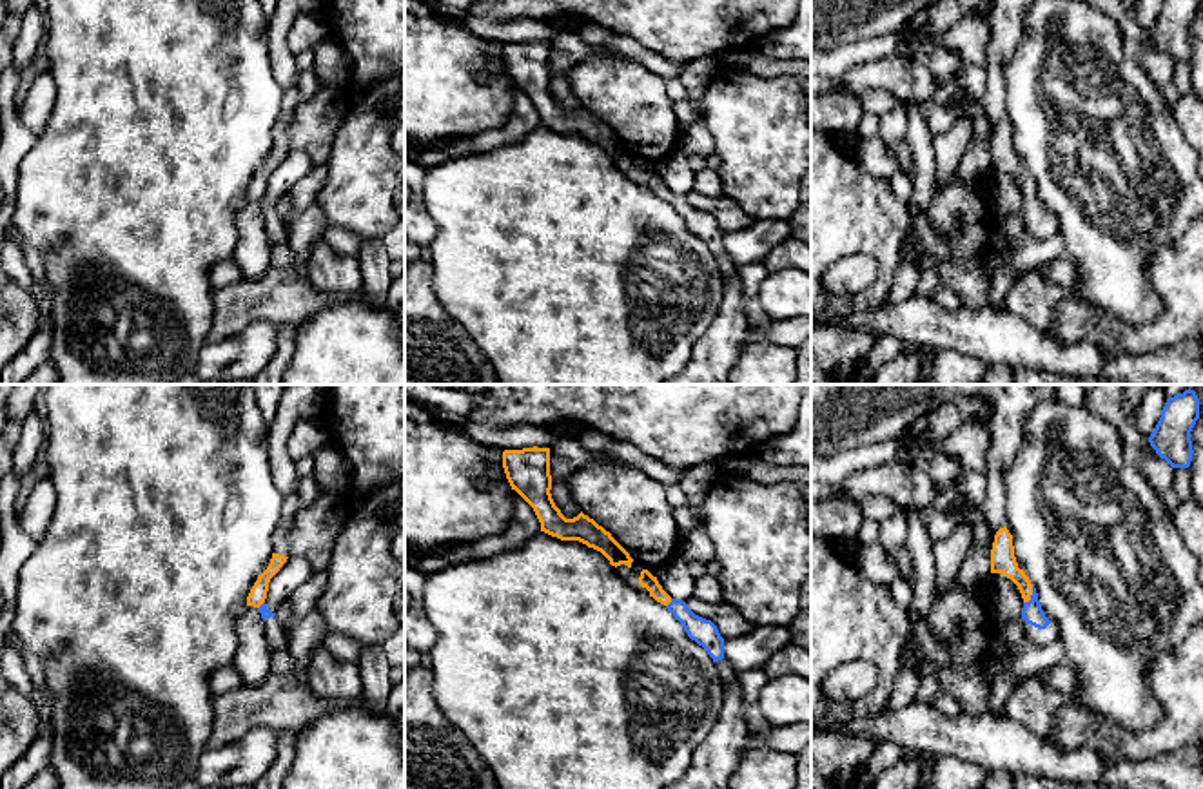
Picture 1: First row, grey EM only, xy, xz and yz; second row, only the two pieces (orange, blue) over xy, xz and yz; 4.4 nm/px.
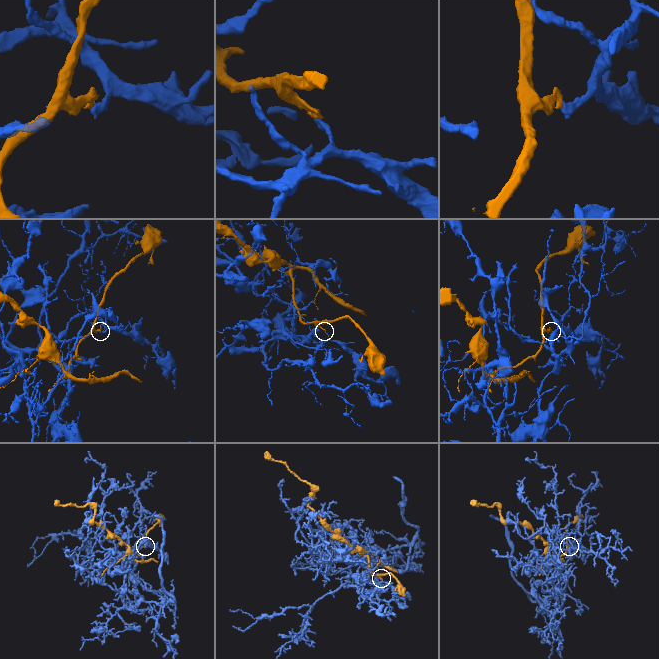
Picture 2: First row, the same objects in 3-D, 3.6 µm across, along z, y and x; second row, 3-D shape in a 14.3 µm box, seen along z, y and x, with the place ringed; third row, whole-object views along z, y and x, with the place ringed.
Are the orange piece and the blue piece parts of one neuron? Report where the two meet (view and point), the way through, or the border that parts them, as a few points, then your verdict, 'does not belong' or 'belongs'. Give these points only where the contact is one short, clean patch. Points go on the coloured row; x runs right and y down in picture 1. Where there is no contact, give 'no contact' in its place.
meets orange in yz at (1031, 594); does not belong

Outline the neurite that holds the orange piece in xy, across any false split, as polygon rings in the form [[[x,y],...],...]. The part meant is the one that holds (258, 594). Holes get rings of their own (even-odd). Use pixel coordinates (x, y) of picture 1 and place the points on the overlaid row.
[[[272,553],[269,568],[258,577],[258,580],[254,582],[254,586],[247,597],[247,606],[259,608],[265,602],[267,591],[269,591],[269,582],[279,571],[279,568],[287,562],[287,559],[289,557],[285,557],[285,555]]]

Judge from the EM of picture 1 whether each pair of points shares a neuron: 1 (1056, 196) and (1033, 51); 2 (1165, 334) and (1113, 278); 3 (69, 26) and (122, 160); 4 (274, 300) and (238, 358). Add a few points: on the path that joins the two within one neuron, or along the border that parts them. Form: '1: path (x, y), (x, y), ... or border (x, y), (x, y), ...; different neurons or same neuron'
1: path (1036, 160), (1027, 120), (1027, 87); same neuron
2: border (1163, 301), (1149, 323), (1127, 325), (1113, 316); different neurons
3: path (102, 58), (122, 78), (122, 127); same neuron
4: border (276, 327), (253, 321), (222, 338); different neurons

